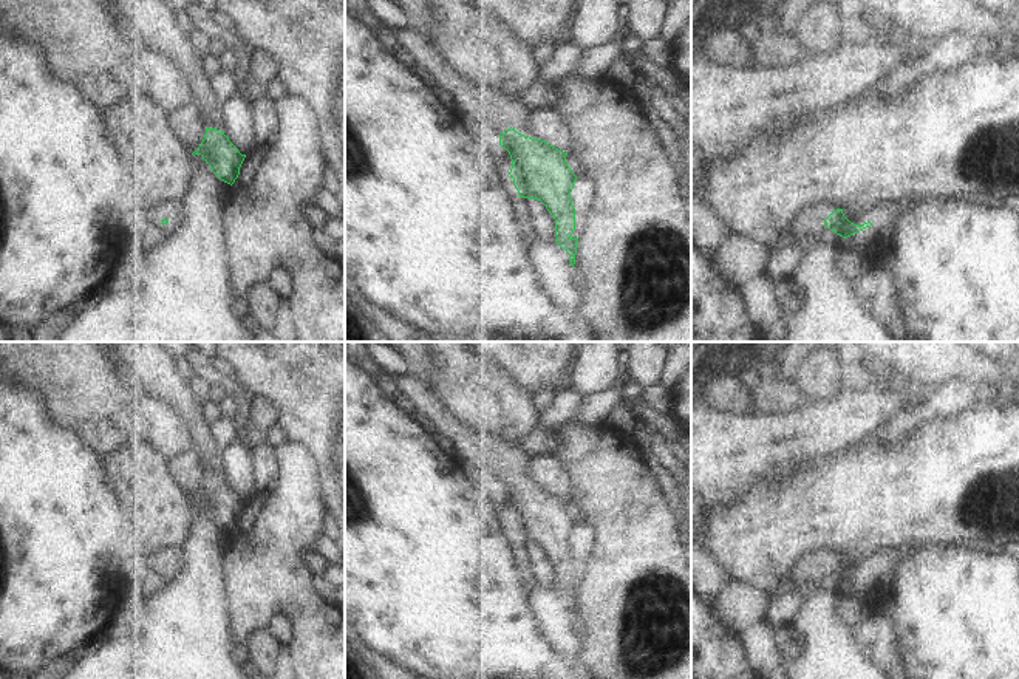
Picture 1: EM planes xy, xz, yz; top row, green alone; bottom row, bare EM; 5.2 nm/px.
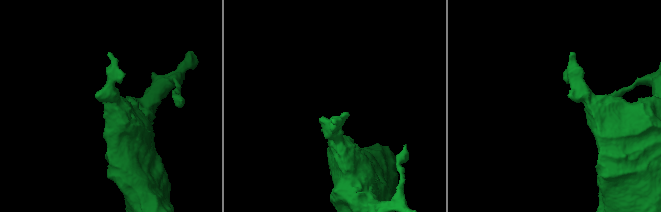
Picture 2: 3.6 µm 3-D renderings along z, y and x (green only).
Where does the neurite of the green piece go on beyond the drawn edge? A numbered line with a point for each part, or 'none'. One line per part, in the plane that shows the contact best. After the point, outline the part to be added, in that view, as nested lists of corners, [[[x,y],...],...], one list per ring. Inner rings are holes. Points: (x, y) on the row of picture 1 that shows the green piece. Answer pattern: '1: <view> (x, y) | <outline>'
1: xz (487, 110) | [[[410,28],[391,29],[402,46],[400,56],[435,87],[475,131],[501,135],[520,114],[510,97],[493,88],[479,88],[452,71],[438,56],[435,43]]]

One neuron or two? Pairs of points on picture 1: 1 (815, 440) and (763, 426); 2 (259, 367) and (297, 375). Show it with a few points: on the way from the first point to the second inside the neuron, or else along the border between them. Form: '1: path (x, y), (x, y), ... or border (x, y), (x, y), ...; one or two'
1: path (803, 433), (775, 430); one
2: path (268, 370), (288, 371); one

